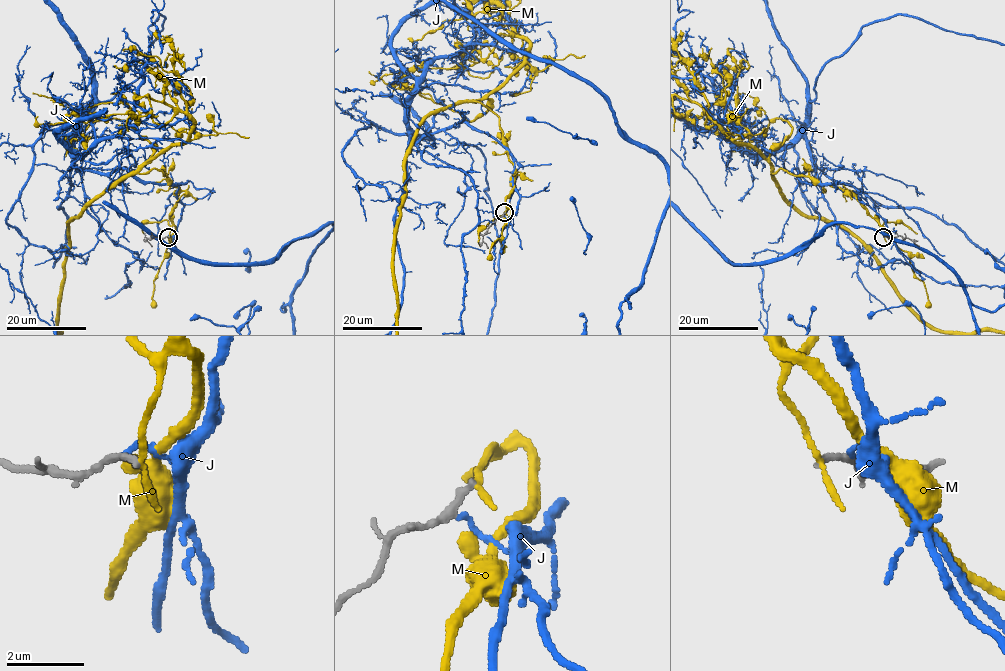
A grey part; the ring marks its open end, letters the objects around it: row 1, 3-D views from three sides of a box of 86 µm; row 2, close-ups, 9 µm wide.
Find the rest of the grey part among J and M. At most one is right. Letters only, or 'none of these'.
none of these

